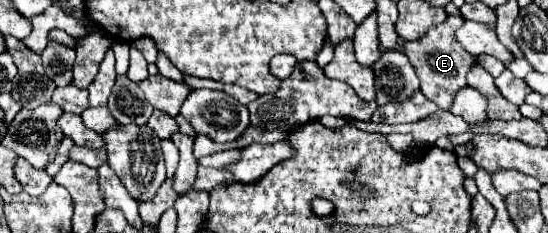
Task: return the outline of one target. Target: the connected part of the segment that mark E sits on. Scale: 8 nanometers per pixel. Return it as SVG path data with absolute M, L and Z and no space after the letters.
M447 16L447 20L443 24L437 24L433 28L429 28L429 32L415 40L415 42L405 42L405 54L411 60L419 80L421 80L421 92L435 102L439 108L449 110L453 104L455 94L461 88L467 88L467 72L471 70L475 56L469 54L457 40L455 40L455 30L463 24L465 20L461 16Z

